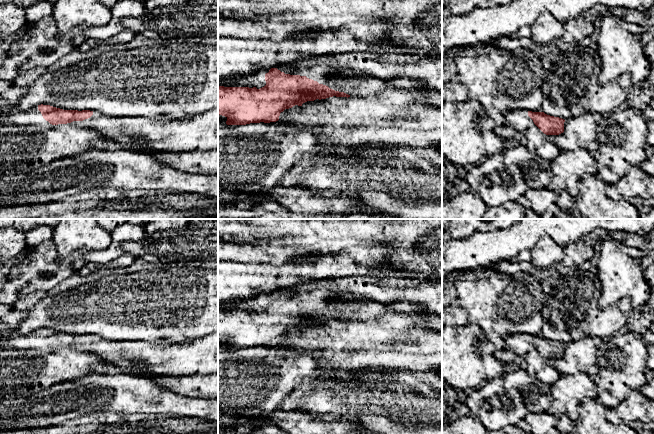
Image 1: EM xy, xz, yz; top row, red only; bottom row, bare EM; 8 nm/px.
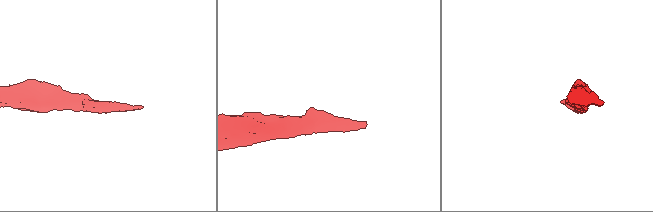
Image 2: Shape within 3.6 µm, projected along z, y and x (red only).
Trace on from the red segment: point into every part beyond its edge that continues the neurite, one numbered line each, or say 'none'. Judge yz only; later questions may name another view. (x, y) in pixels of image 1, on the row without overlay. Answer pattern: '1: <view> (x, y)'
1: yz (518, 344)

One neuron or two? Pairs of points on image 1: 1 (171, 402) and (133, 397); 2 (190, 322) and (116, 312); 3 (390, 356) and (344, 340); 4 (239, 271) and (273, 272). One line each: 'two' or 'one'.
1: one
2: one
3: one
4: one

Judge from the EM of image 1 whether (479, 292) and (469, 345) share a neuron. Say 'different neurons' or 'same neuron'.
different neurons

